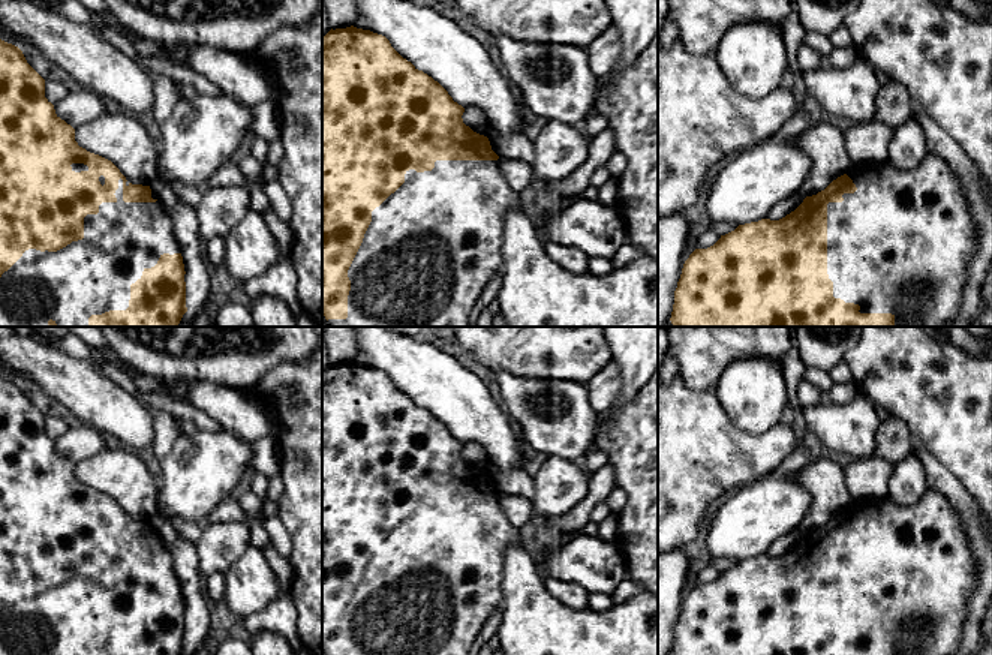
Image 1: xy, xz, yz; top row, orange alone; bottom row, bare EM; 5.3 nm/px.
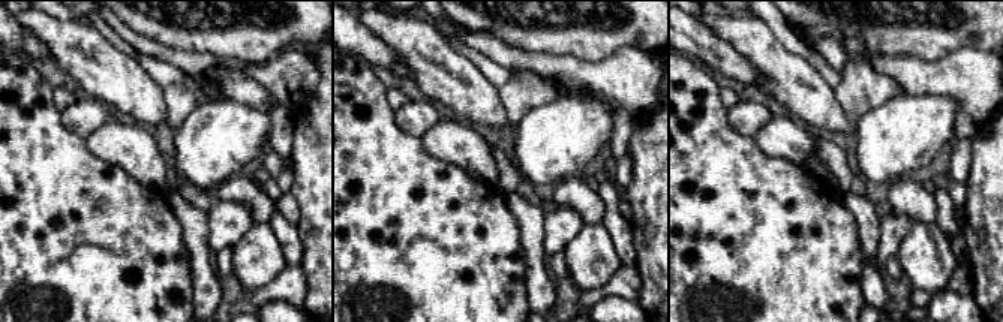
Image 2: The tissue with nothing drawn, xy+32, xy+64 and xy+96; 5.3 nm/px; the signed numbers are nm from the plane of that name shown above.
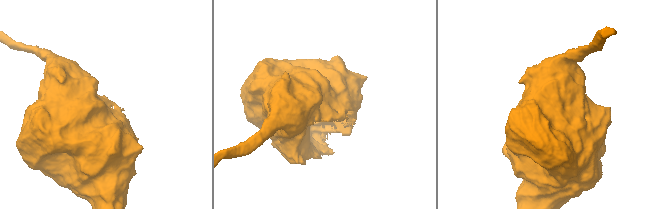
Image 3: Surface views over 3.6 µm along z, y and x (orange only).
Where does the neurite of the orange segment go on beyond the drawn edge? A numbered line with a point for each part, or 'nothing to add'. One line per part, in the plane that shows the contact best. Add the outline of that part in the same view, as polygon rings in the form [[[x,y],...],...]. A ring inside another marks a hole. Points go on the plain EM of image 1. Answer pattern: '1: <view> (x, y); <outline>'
1: xz (432, 582); [[[436,496],[432,507],[406,507],[405,519],[372,547],[372,558],[348,606],[351,627],[346,655],[472,655],[472,646],[478,633],[490,615],[502,606],[505,549],[520,544],[523,544],[520,531],[506,519],[497,496]]]

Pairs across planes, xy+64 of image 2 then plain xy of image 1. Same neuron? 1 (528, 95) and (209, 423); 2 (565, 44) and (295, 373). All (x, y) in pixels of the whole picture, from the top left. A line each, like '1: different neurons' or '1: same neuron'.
1: different neurons
2: different neurons

